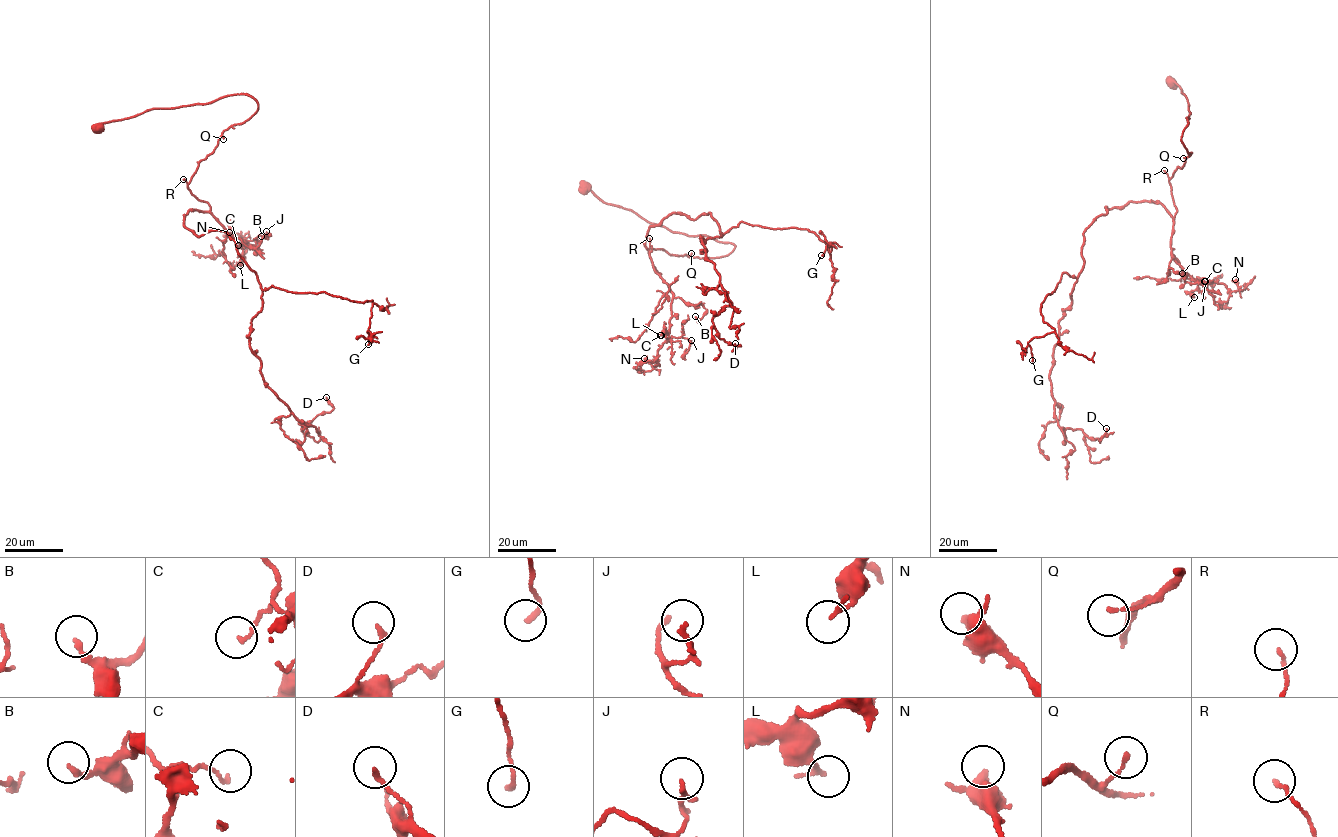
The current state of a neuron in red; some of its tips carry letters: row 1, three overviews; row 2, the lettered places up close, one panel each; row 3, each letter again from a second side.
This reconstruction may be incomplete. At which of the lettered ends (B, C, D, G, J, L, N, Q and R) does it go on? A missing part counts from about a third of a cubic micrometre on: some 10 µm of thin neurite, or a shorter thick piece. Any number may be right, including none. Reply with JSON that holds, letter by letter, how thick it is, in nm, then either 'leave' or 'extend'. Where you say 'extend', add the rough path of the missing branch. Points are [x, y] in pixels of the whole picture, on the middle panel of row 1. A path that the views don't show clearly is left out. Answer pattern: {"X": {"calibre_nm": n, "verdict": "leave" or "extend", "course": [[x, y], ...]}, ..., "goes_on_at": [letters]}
{"B": {"calibre_nm": 180, "verdict": "leave"}, "C": {"calibre_nm": 120, "verdict": "leave"}, "D": {"calibre_nm": 160, "verdict": "leave"}, "G": {"calibre_nm": 180, "verdict": "leave"}, "J": {"calibre_nm": 180, "verdict": "leave"}, "L": {"calibre_nm": 180, "verdict": "leave"}, "N": {"calibre_nm": 320, "verdict": "leave"}, "Q": {"calibre_nm": 120, "verdict": "leave"}, "R": {"calibre_nm": 130, "verdict": "leave"}, "goes_on_at": []}

